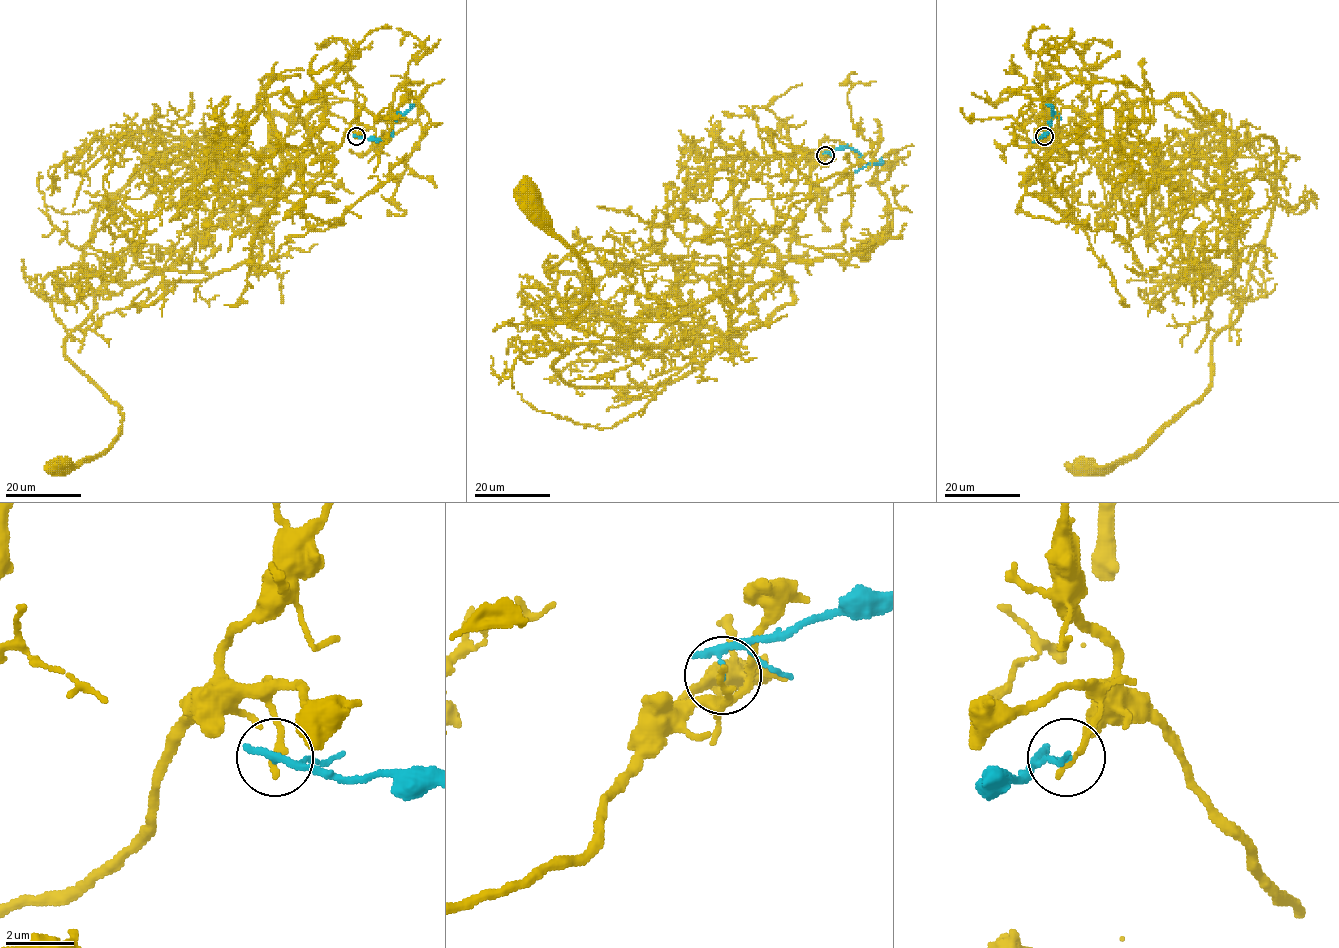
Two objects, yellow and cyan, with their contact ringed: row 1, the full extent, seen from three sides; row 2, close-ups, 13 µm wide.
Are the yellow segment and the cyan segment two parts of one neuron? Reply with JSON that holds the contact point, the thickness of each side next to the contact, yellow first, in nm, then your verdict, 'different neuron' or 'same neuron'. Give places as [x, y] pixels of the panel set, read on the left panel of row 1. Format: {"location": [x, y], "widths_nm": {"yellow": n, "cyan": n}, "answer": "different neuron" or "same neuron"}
{"location": [356, 136], "widths_nm": {"yellow": 200, "cyan": 120}, "answer": "different neuron"}

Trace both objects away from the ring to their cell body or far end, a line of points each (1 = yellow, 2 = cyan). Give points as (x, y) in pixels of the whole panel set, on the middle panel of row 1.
1: (825, 156), (735, 202), (794, 300), (652, 387), (553, 369), (534, 322), (592, 276), (529, 190)
2: (825, 156), (845, 147), (854, 149), (862, 160), (871, 164), (852, 173)

